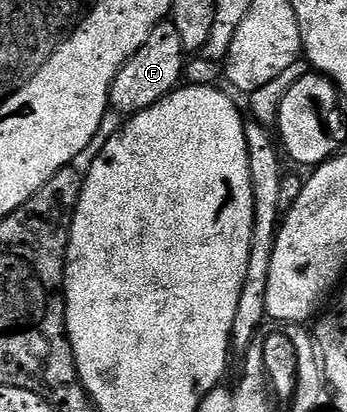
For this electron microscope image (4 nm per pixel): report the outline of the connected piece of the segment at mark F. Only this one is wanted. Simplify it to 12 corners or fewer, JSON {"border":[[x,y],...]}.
{"border":[[157,23],[111,81],[110,109],[145,112],[184,81],[177,28]]}

